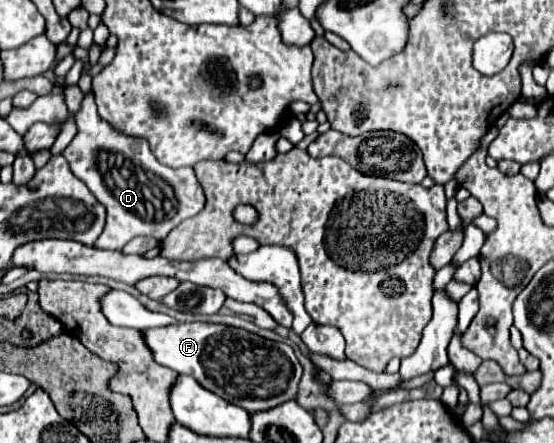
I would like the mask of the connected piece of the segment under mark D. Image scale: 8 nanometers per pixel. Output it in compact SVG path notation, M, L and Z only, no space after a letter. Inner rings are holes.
M93 93L85 95L79 111L73 117L77 125L77 135L63 149L63 157L69 161L71 171L79 179L83 179L89 191L107 209L107 225L101 237L97 239L95 247L123 249L123 245L127 245L137 235L151 235L157 241L161 241L175 225L179 225L187 217L195 217L203 209L205 197L193 167L171 169L159 163L151 153L149 141L145 137L125 135L99 117ZM155 183L169 185L173 197L165 193L155 195Z

